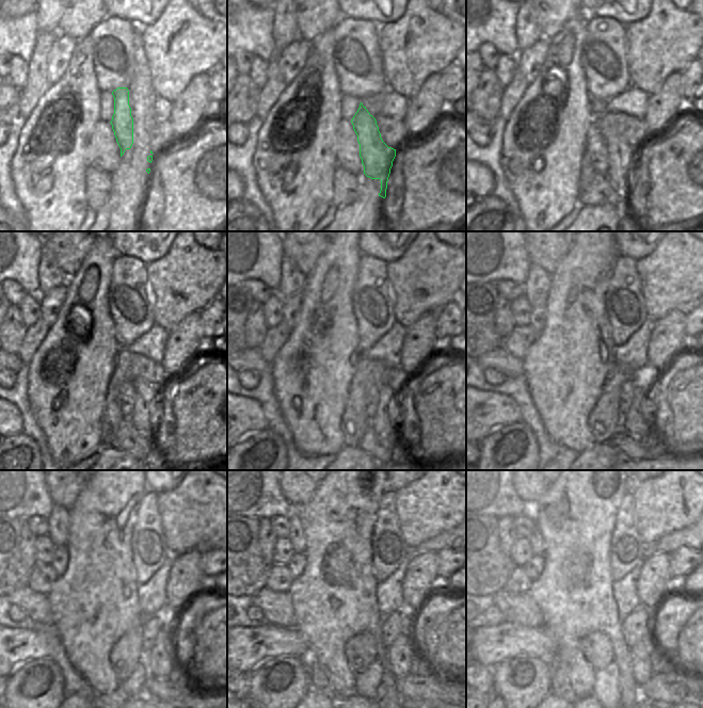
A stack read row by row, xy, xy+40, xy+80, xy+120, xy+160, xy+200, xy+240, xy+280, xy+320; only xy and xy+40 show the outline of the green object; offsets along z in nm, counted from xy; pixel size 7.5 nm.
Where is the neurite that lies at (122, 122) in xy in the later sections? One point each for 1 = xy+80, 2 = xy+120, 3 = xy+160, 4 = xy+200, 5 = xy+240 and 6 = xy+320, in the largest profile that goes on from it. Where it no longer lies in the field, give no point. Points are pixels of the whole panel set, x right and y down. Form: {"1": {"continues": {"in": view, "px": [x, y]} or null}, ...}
{"1": {"continues": {"in": "xy+80", "px": [621, 155]}}, "2": {"continues": {"in": "xy+120", "px": [144, 416]}}, "3": {"continues": {"in": "xy+160", "px": [388, 420]}}, "4": {"continues": {"in": "xy+200", "px": [638, 422]}}, "5": {"continues": {"in": "xy+240", "px": [159, 662]}}, "6": {"continues": {"in": "xy+320", "px": [642, 672]}}}

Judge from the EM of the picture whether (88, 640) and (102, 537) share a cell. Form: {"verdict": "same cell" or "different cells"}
{"verdict": "same cell"}

